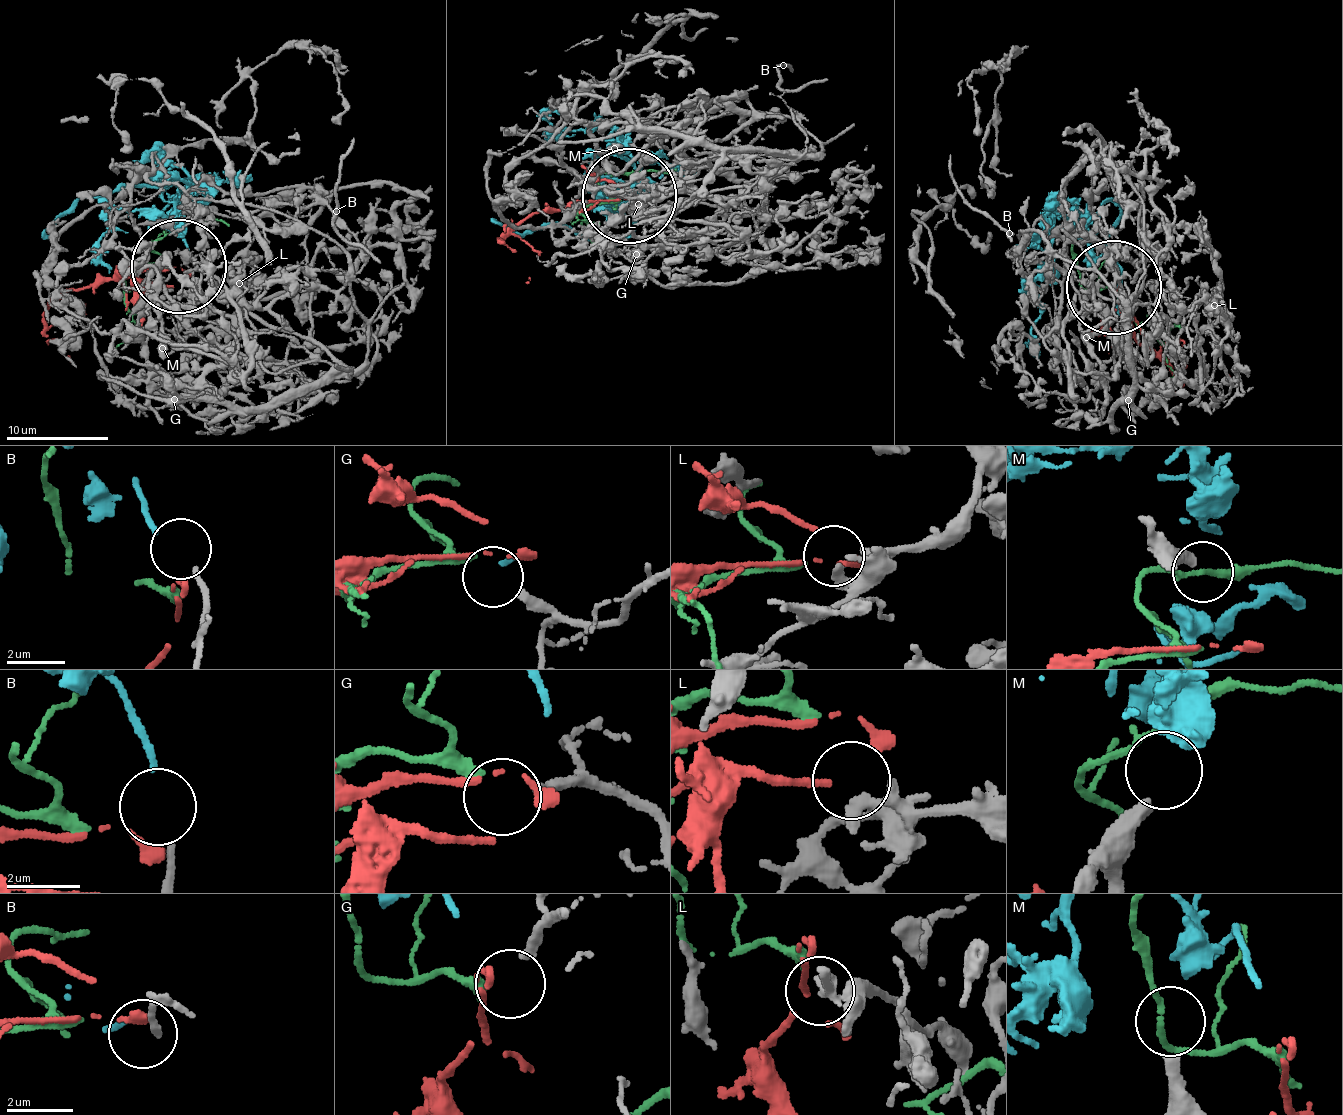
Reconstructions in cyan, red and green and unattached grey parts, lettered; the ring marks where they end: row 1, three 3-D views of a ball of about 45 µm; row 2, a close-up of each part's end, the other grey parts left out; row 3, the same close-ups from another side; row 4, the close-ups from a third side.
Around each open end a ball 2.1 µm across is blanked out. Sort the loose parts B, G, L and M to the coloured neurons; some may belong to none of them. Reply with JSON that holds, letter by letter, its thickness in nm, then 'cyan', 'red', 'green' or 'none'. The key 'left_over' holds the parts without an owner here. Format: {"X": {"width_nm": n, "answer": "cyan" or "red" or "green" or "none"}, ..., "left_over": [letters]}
{"B": {"width_nm": 160, "answer": "cyan"}, "G": {"width_nm": 320, "answer": "green"}, "L": {"width_nm": 360, "answer": "none"}, "M": {"width_nm": 400, "answer": "none"}, "left_over": ["L", "M"]}

